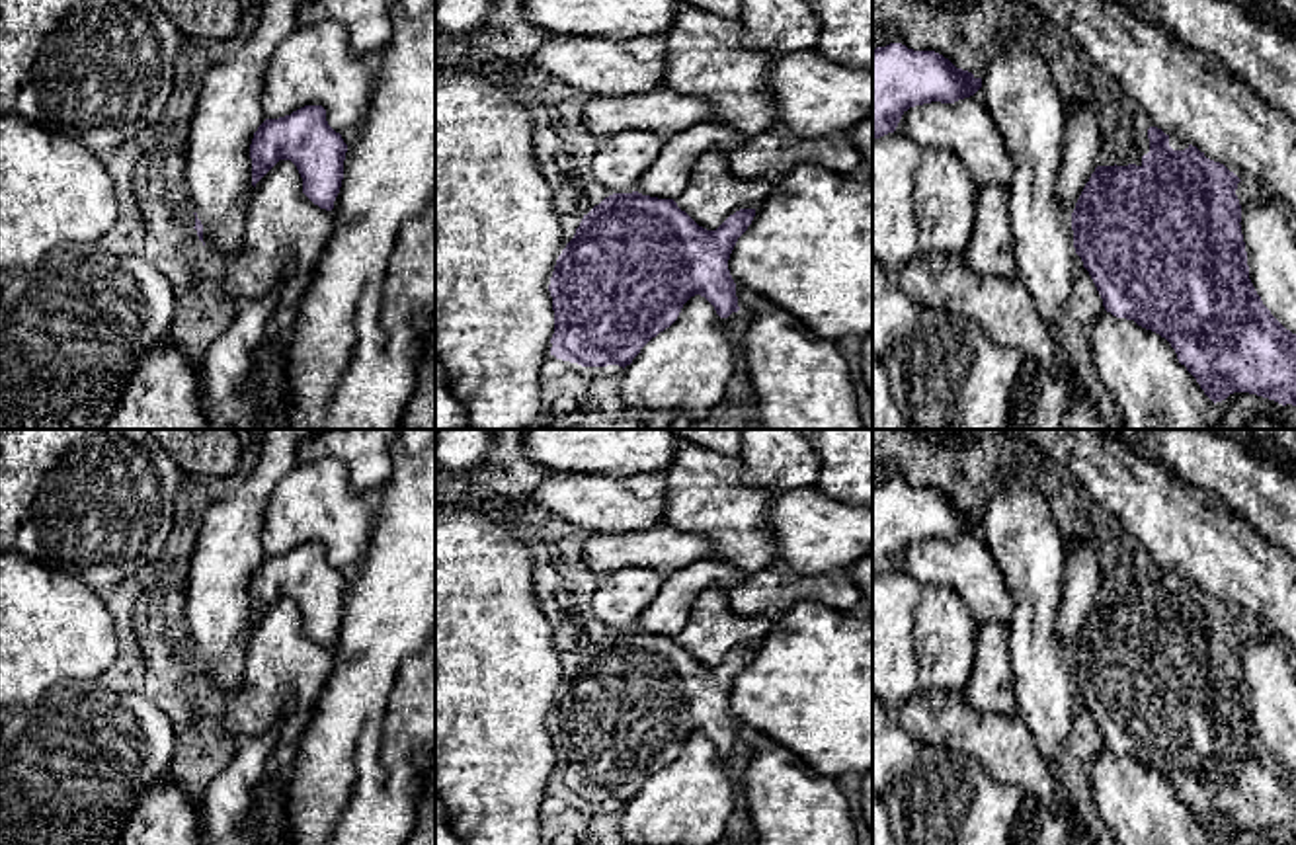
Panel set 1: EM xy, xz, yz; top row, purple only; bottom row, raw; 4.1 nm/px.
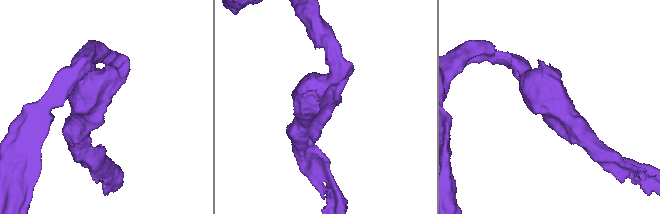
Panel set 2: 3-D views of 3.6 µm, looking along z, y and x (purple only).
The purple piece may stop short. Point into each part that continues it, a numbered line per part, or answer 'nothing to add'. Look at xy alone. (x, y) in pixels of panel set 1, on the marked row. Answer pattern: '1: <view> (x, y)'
nothing to add

